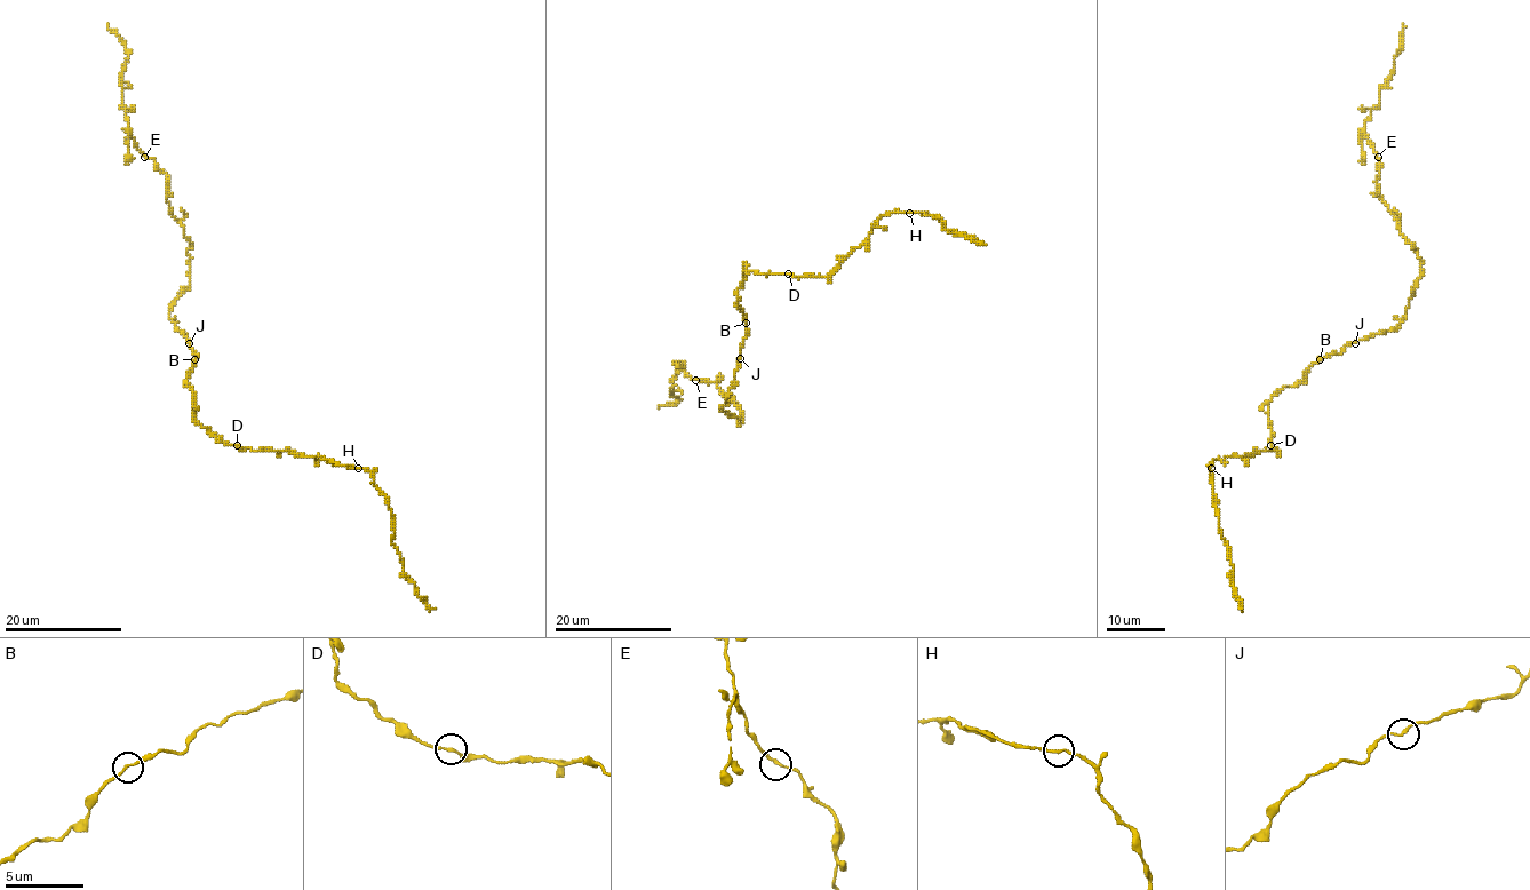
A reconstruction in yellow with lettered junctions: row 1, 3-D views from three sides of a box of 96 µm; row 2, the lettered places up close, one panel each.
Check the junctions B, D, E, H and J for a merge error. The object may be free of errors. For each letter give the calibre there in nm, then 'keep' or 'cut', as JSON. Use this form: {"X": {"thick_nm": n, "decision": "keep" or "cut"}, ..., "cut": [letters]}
{"B": {"thick_nm": 160, "decision": "keep"}, "D": {"thick_nm": 140, "decision": "keep"}, "E": {"thick_nm": 130, "decision": "keep"}, "H": {"thick_nm": 160, "decision": "keep"}, "J": {"thick_nm": 150, "decision": "keep"}, "cut": []}

